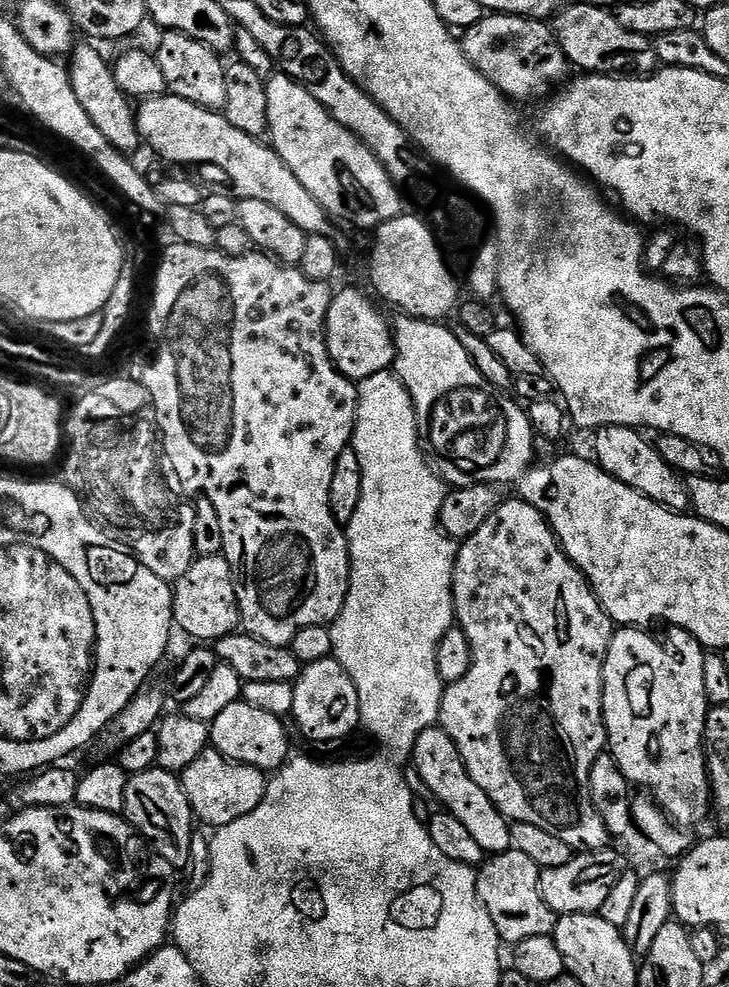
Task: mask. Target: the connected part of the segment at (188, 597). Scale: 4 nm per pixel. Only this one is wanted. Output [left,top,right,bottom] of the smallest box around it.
[172,554,241,642]

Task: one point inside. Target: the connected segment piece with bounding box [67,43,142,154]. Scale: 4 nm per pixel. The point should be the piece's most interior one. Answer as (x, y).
(90, 73)

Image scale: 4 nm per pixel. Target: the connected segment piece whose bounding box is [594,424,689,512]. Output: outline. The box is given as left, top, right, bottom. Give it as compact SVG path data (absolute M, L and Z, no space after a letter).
M612 424L609 428L599 429L595 436L594 460L606 474L638 490L638 494L658 502L663 508L668 508L672 512L684 512L689 507L687 483L682 479L681 473L675 472L673 468L666 466L666 462L662 462L662 454L658 454L651 439L647 440L644 437L647 435L641 434L634 428L623 428Z

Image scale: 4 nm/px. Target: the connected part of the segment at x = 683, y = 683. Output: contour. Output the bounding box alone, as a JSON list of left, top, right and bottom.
[604,626,710,824]

